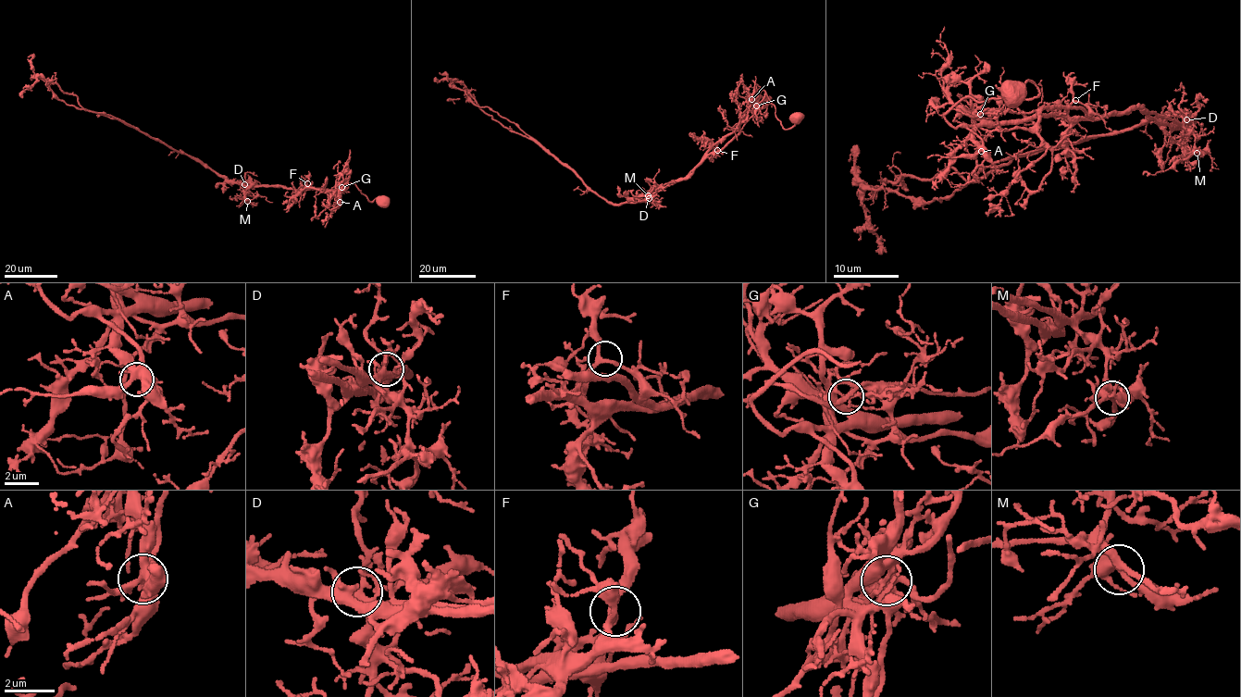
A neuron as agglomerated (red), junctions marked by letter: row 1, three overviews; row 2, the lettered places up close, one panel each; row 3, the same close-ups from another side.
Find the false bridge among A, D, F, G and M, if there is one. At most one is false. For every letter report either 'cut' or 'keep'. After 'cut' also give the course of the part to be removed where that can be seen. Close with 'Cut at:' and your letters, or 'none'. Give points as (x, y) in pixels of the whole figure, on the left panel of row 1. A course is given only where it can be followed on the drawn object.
A: keep
D: keep
F: keep
G: cut | (341, 187), (299, 191), (227, 180), (117, 119), (83, 108), (75, 94), (43, 77), (24, 90), (22, 97)
M: keep
Cut at: G

